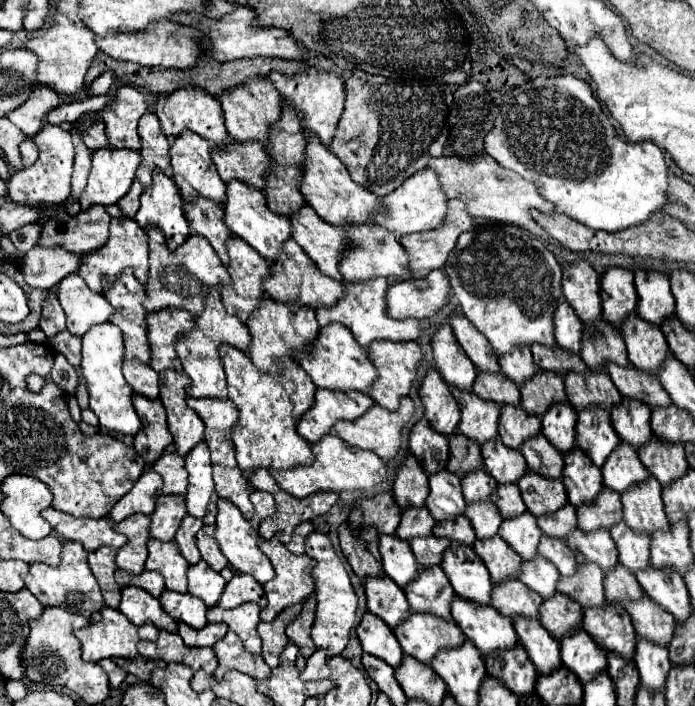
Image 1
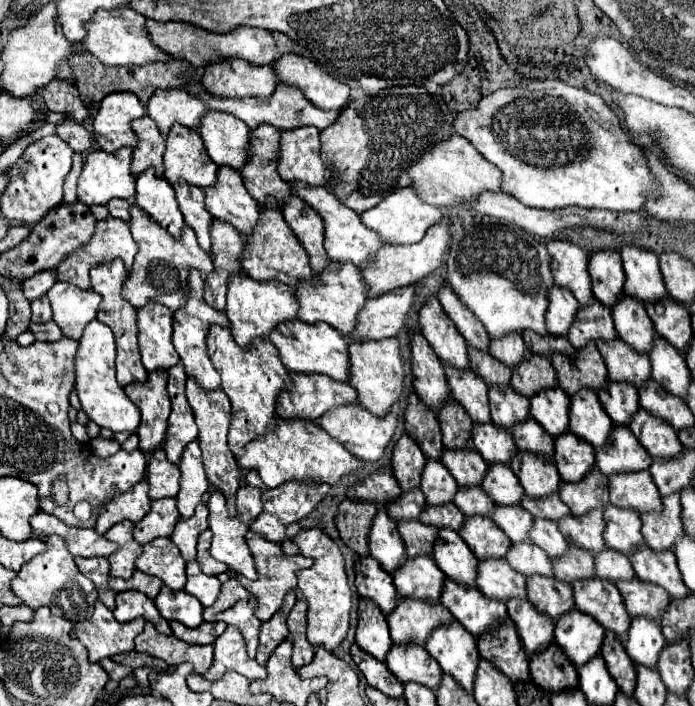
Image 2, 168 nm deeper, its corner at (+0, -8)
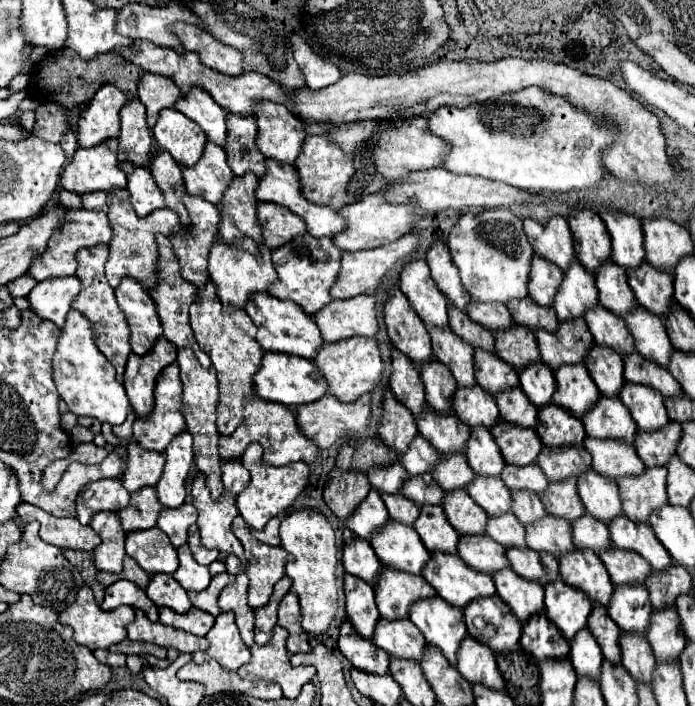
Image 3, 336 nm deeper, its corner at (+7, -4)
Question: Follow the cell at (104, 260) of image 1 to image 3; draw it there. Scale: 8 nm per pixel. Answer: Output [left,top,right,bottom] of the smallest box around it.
[28,210,112,280]

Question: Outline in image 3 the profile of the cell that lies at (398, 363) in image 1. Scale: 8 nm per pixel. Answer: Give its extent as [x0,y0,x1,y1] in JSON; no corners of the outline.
[312,336,382,402]

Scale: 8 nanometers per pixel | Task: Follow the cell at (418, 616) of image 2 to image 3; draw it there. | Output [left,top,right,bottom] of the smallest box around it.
[374,566,436,620]

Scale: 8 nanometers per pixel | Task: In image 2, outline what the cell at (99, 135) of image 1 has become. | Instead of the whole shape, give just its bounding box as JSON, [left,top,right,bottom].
[57,122,93,152]

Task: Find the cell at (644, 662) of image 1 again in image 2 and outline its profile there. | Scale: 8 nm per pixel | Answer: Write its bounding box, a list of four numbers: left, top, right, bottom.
[625,618,665,670]

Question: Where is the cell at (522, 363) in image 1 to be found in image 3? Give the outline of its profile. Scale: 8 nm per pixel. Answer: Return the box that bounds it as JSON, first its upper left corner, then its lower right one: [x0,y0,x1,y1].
[468,302,512,332]

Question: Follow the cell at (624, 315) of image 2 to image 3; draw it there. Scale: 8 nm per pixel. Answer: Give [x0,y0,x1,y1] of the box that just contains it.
[594,260,636,316]

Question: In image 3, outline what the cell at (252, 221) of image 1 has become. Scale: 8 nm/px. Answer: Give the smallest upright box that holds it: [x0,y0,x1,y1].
[182,144,232,204]

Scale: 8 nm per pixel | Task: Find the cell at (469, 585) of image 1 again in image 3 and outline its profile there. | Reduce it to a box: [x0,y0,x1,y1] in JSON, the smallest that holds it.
[414,506,458,554]

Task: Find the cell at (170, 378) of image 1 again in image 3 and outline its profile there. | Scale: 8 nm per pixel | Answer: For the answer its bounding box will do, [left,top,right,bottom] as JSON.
[133,364,186,452]

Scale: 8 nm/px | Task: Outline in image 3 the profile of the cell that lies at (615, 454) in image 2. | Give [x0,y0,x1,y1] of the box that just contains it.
[582,396,636,442]

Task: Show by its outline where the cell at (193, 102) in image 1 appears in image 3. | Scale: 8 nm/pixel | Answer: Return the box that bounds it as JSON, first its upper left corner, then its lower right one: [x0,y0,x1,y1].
[138,72,180,128]

